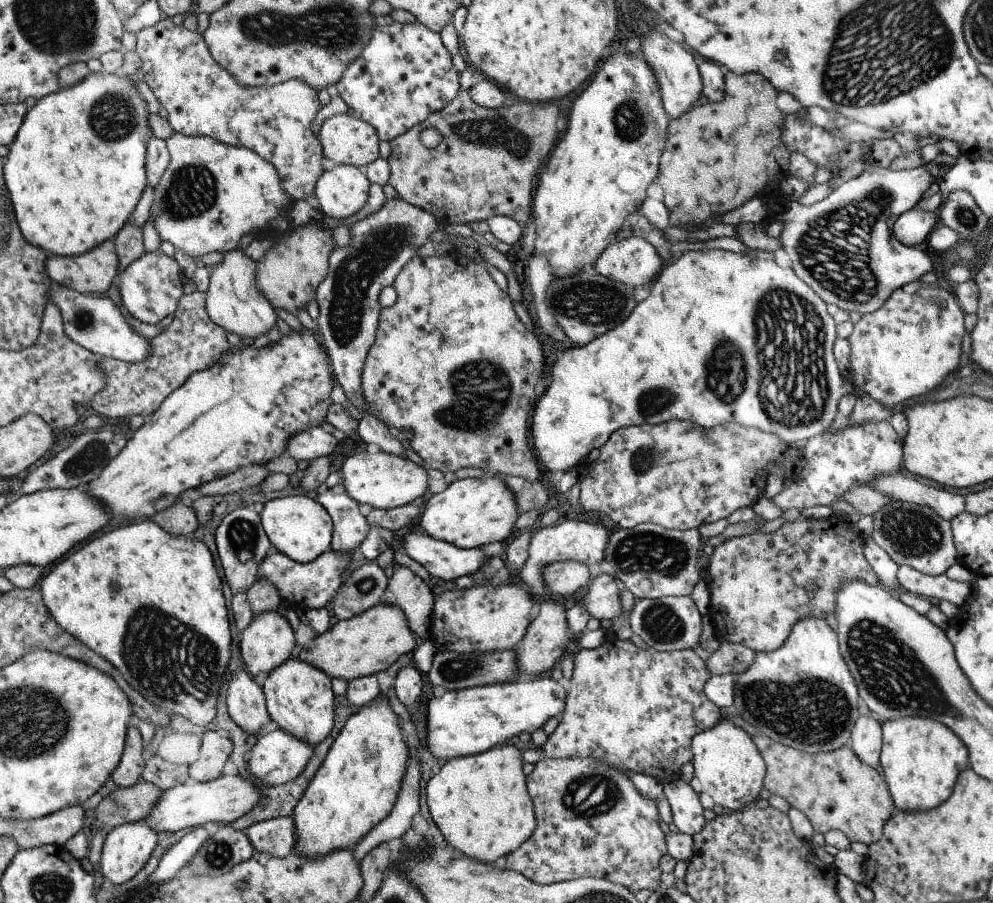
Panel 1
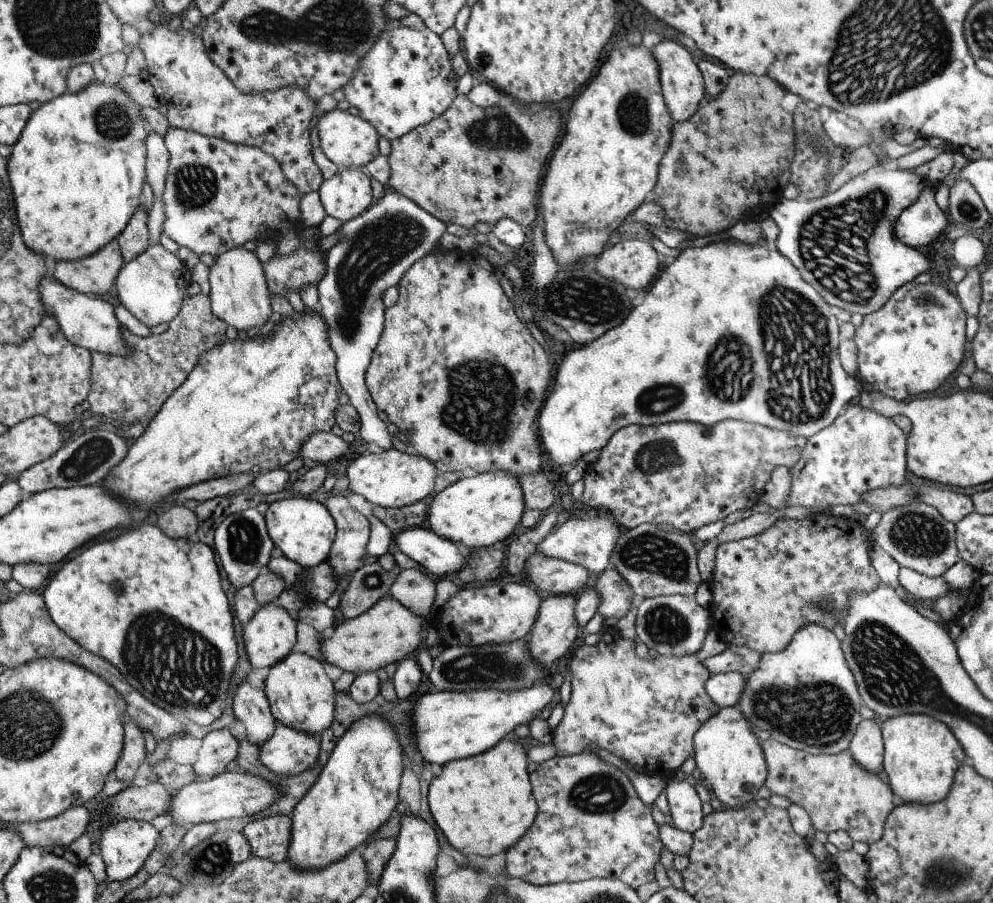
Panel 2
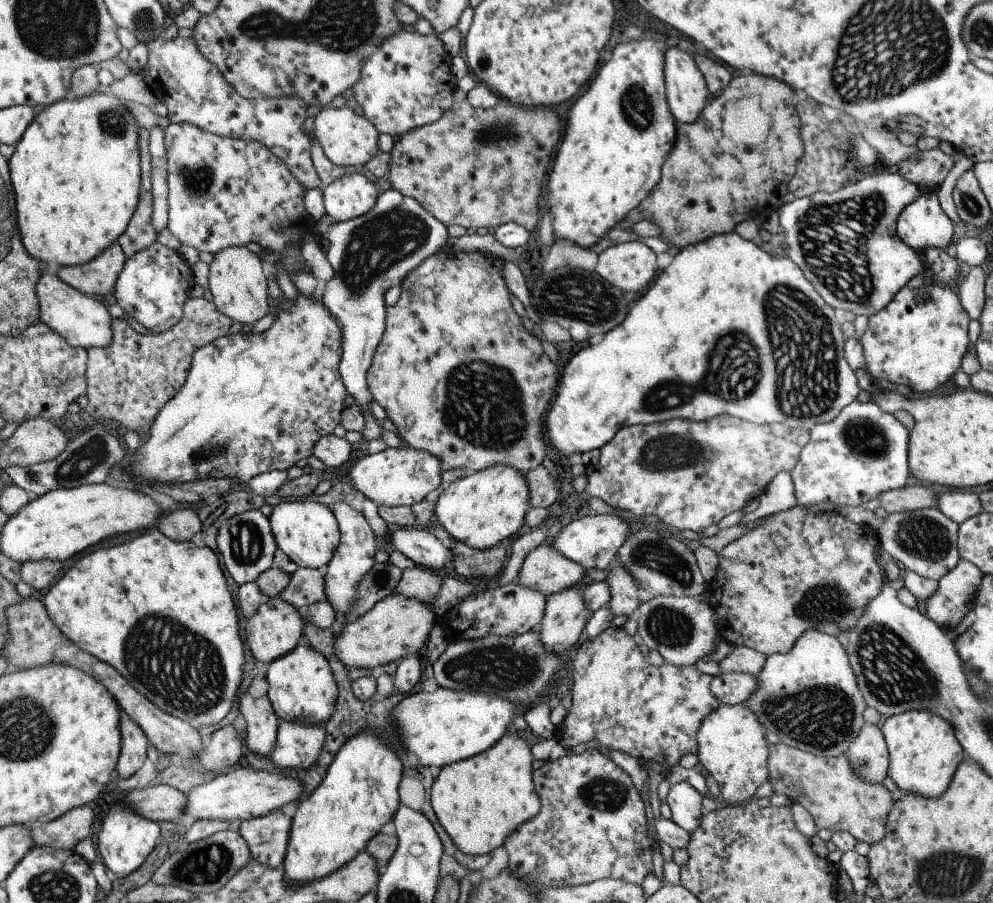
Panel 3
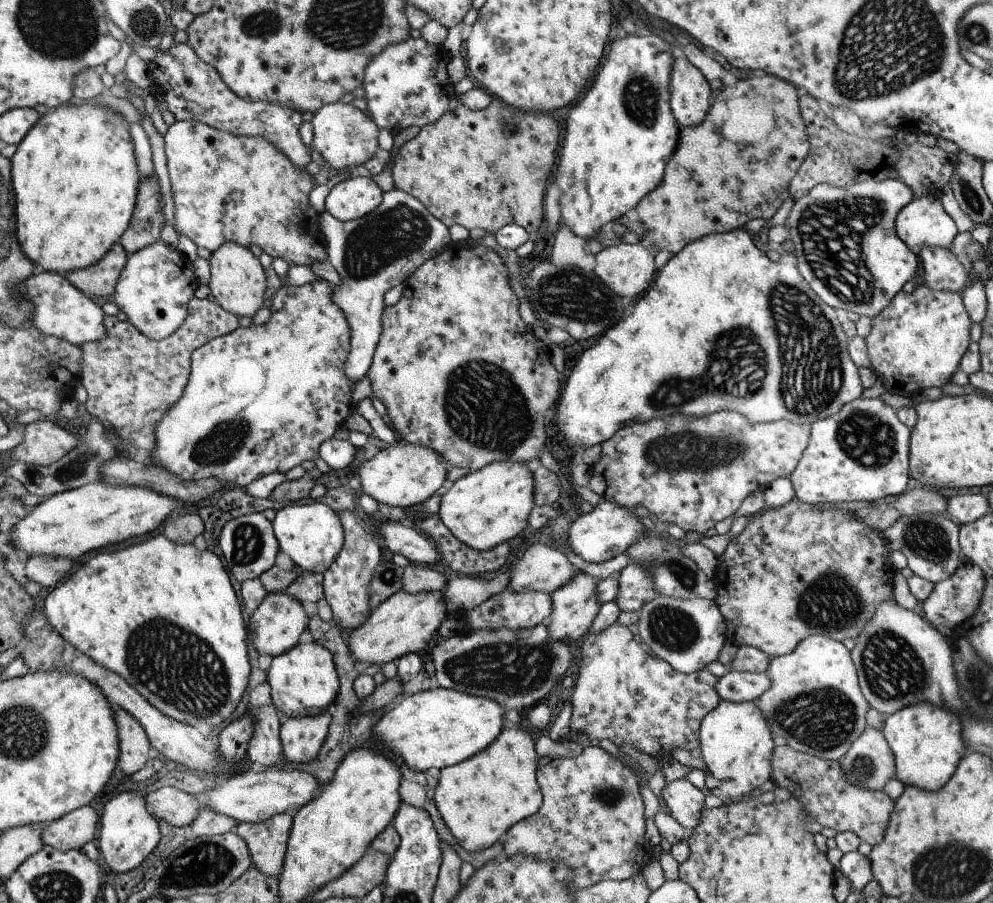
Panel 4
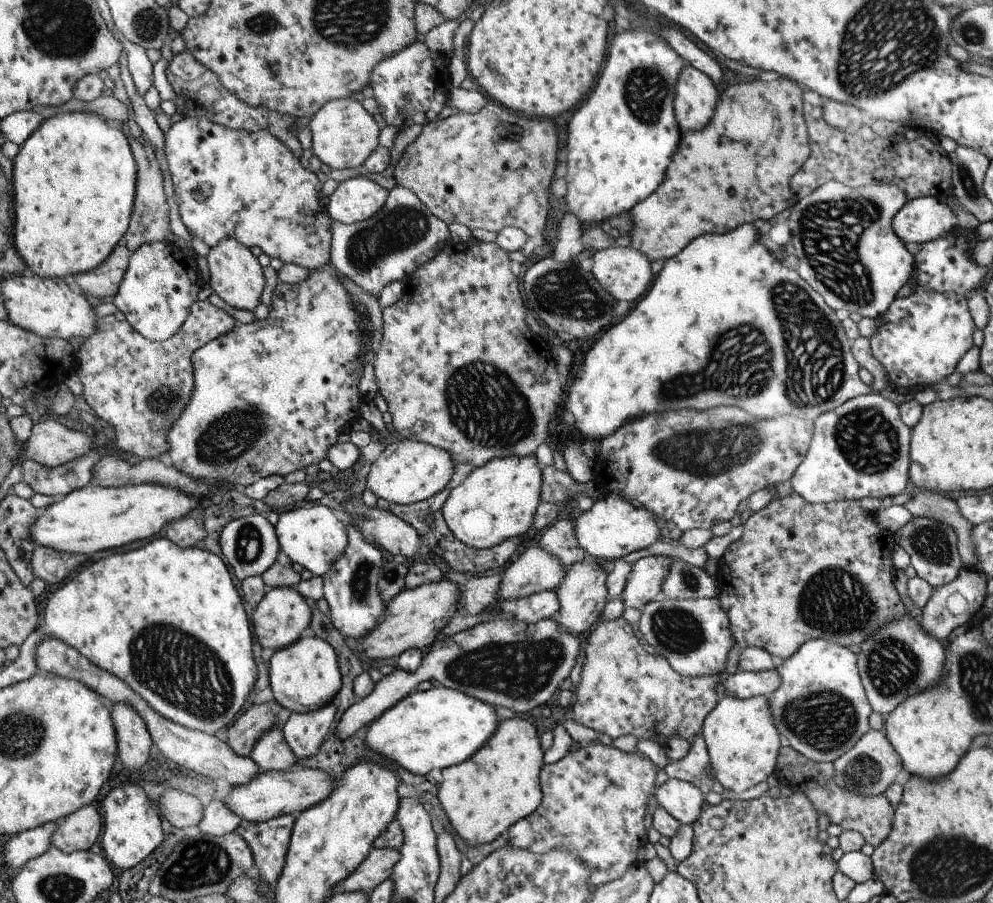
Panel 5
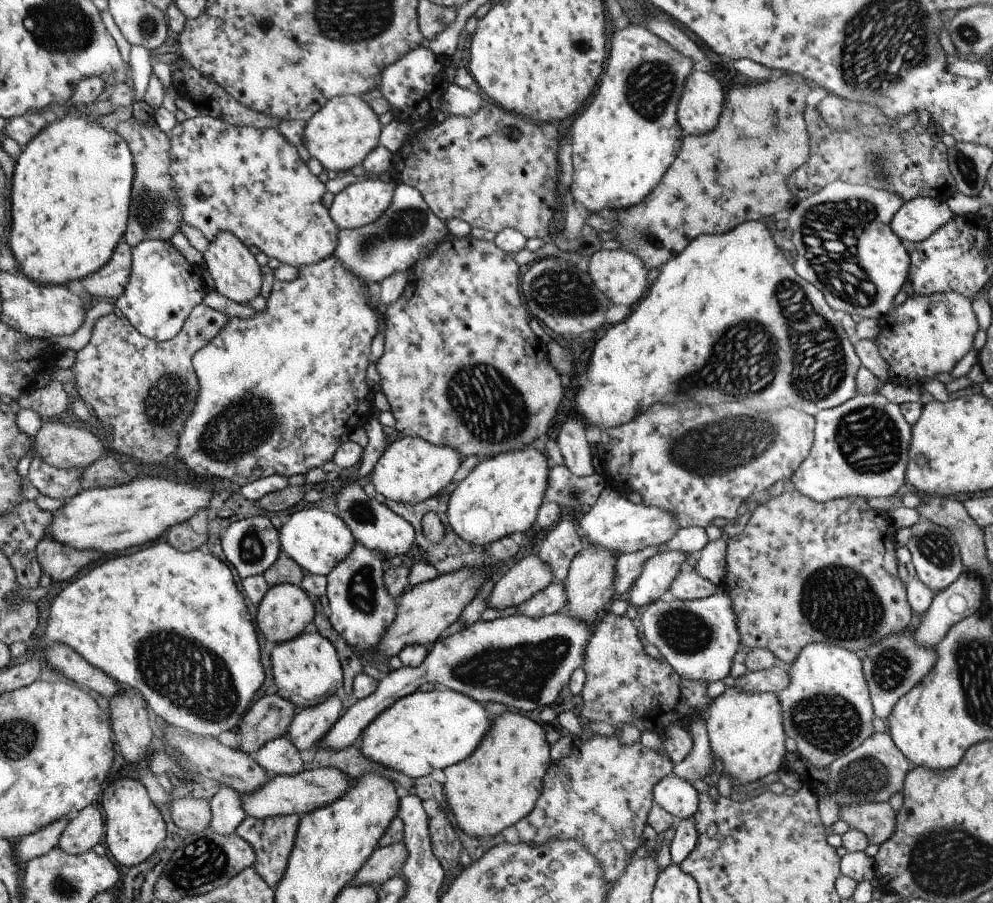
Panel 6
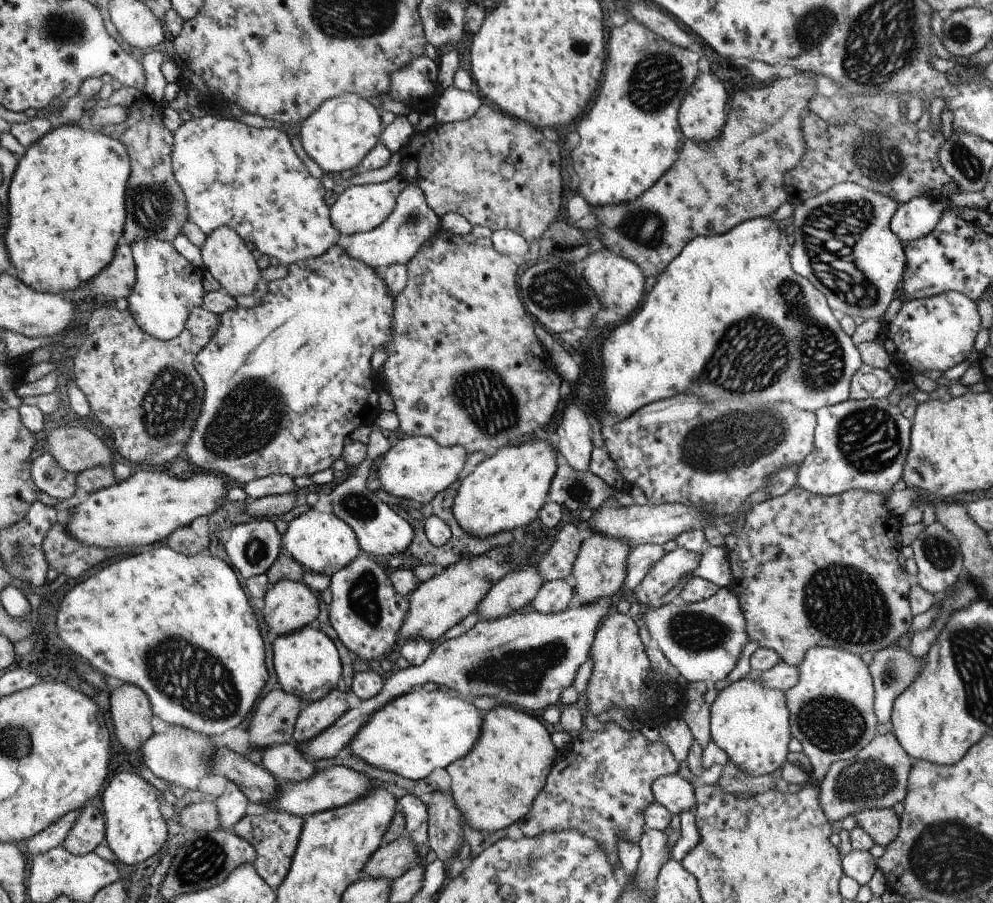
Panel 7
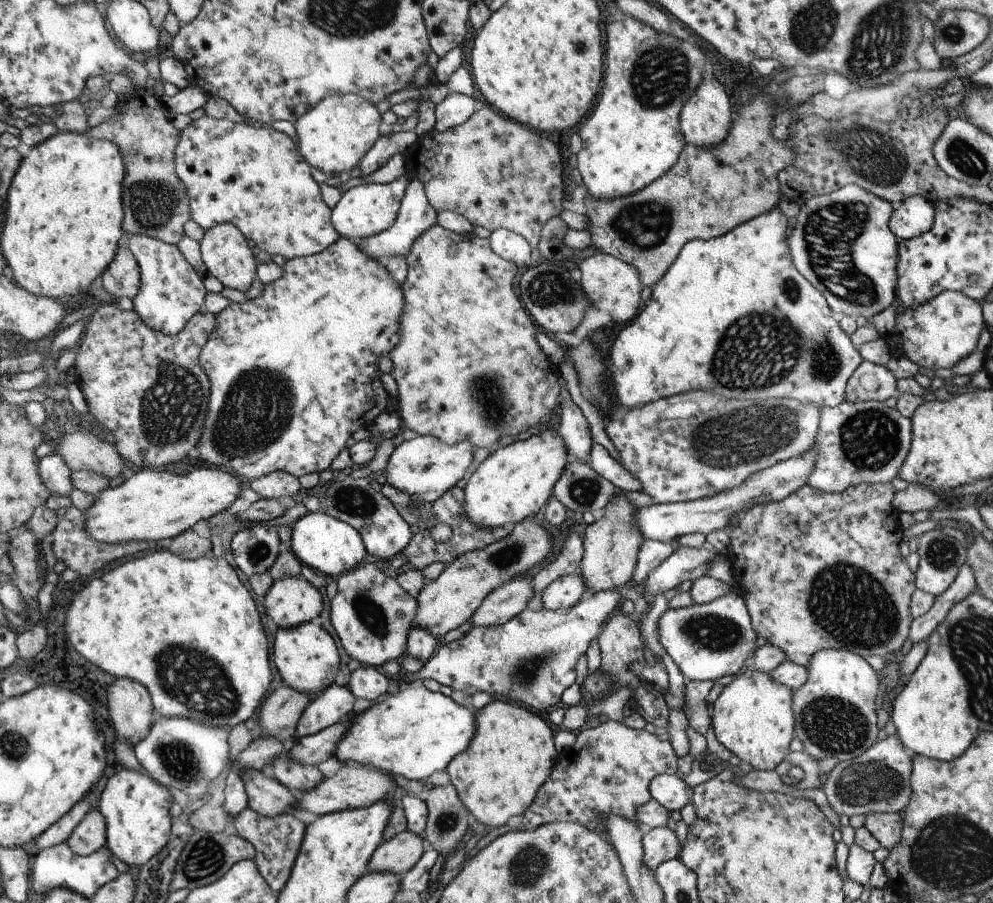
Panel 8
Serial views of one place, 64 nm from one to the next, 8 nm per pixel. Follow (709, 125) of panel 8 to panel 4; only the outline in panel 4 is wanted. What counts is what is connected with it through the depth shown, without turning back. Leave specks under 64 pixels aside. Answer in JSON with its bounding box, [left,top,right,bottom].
[670,53,710,127]

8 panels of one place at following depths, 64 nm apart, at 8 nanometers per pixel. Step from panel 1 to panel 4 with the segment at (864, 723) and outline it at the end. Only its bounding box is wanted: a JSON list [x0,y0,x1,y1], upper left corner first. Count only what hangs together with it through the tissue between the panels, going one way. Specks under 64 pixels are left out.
[839,725,896,790]

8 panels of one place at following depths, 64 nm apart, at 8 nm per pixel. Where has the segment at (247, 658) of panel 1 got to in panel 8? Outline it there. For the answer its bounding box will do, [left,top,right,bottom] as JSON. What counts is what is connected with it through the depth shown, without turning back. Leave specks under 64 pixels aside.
[263,574,325,628]

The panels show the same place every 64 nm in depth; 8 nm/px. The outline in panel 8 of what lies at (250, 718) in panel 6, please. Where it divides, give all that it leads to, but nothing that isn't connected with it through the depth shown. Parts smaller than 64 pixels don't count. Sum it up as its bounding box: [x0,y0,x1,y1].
[259,686,312,752]

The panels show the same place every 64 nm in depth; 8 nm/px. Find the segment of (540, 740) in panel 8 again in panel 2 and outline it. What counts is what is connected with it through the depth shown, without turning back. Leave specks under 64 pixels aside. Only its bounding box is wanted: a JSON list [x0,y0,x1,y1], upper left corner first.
[425,738,539,859]

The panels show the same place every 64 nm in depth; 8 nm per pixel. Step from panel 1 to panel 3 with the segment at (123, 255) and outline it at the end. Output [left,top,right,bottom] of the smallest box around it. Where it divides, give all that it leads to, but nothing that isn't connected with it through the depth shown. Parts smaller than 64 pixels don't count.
[118,191,156,259]

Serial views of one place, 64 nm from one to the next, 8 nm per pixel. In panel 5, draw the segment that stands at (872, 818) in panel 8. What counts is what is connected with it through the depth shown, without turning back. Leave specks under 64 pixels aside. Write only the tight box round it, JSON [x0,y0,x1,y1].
[774,747,895,847]

